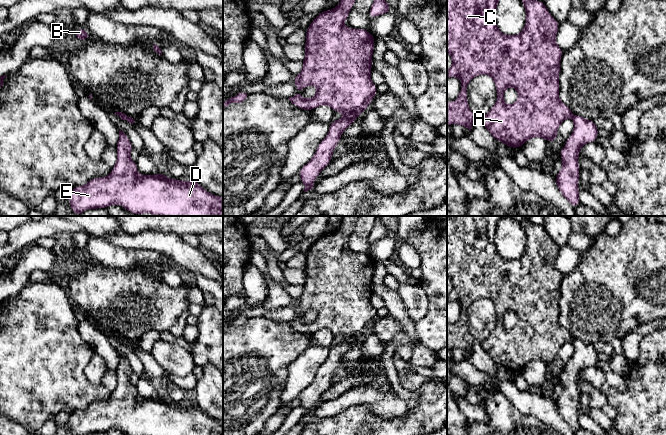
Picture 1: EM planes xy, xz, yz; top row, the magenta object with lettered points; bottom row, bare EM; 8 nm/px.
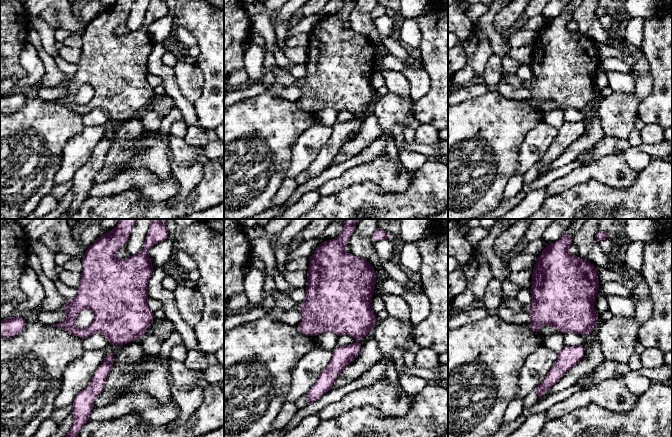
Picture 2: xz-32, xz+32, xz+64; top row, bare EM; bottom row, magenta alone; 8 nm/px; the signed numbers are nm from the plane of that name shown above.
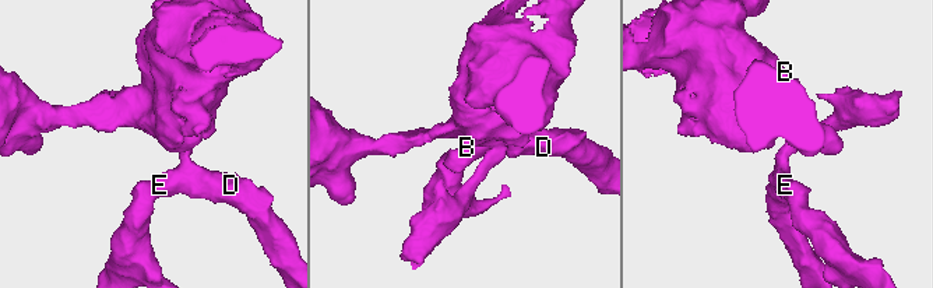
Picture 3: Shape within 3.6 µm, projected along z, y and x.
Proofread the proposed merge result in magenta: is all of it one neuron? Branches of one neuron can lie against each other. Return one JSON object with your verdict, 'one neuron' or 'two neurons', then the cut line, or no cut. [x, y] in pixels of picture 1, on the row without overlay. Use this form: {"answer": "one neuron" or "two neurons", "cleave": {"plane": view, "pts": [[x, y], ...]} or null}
{"answer": "two neurons", "cleave": {"plane": "xz", "pts": [[356, 339], [345, 341]]}}

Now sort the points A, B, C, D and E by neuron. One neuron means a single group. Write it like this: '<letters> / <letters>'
A B C / D E

